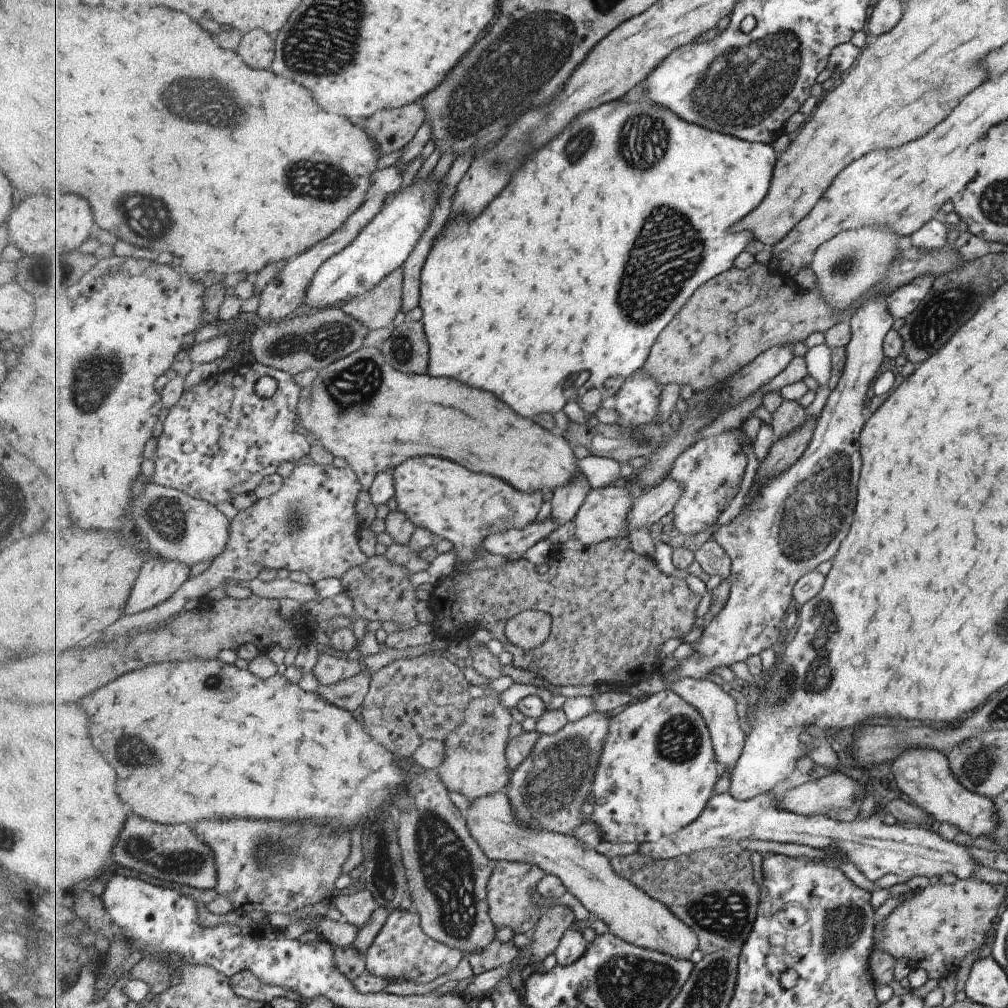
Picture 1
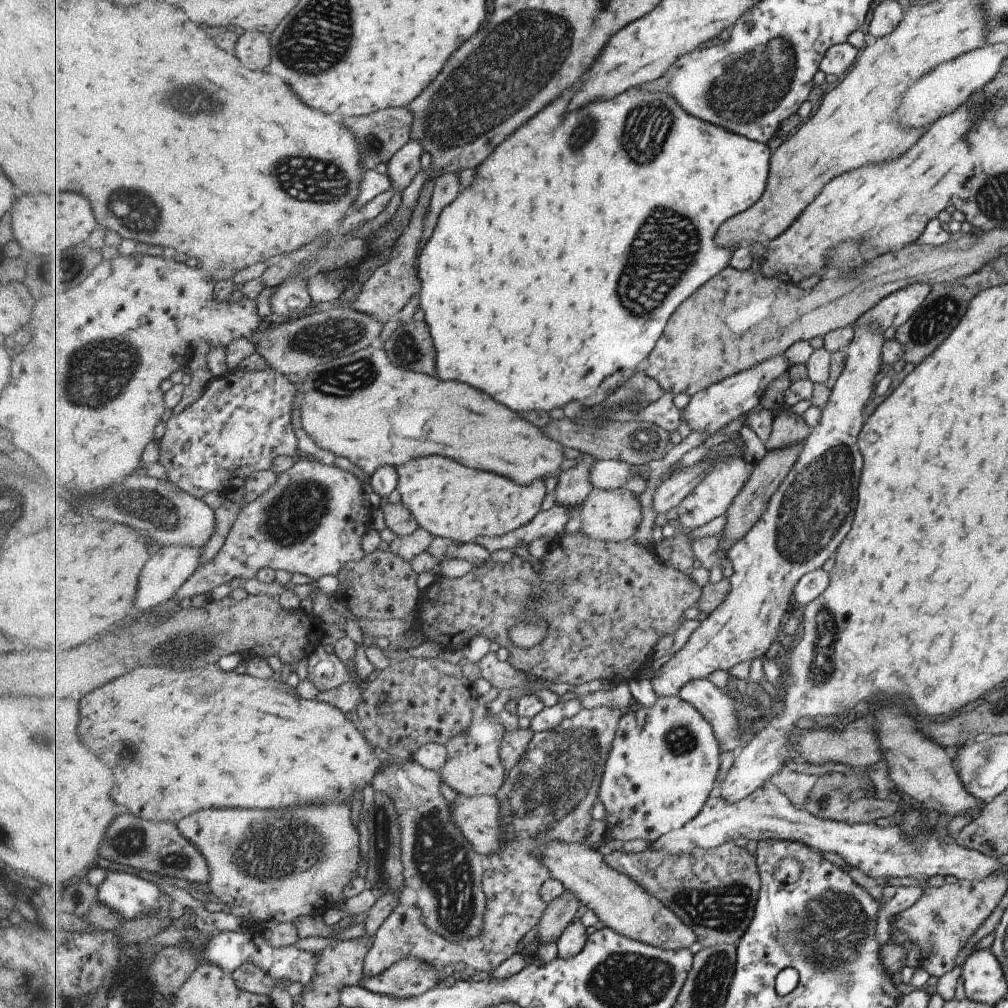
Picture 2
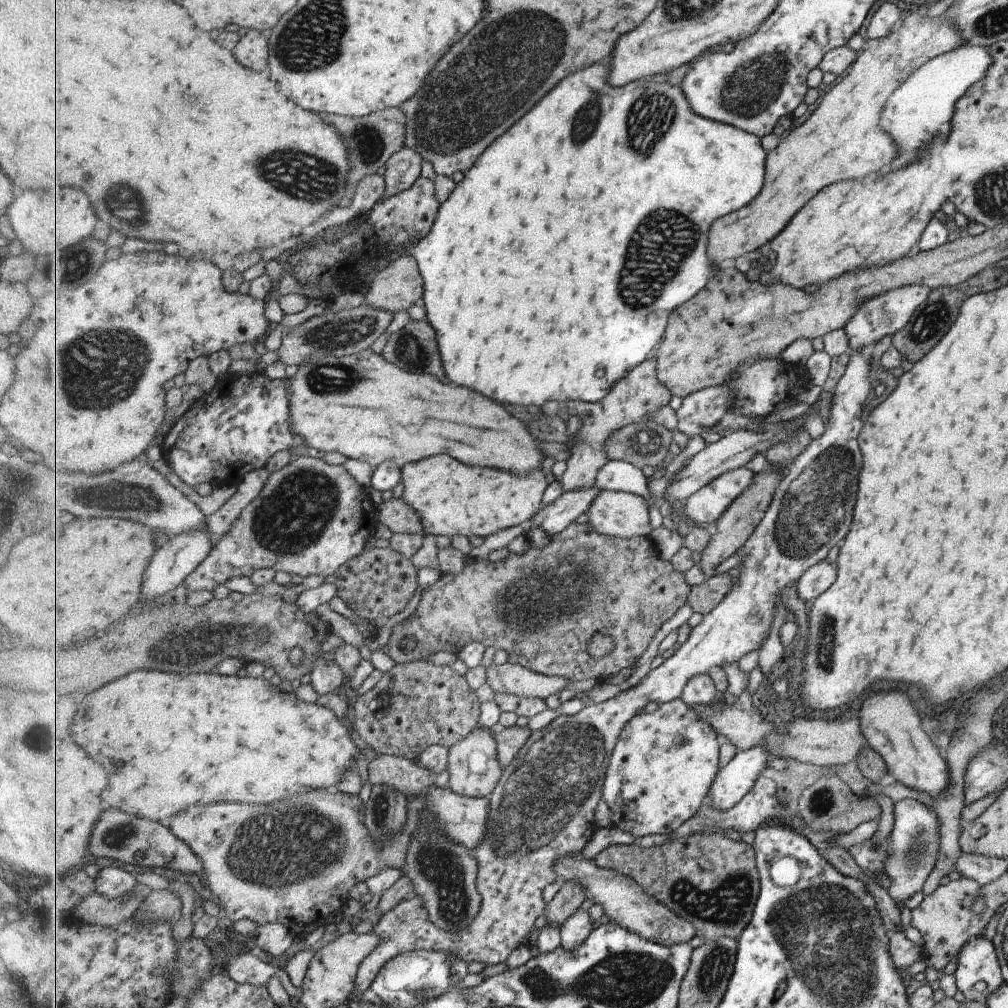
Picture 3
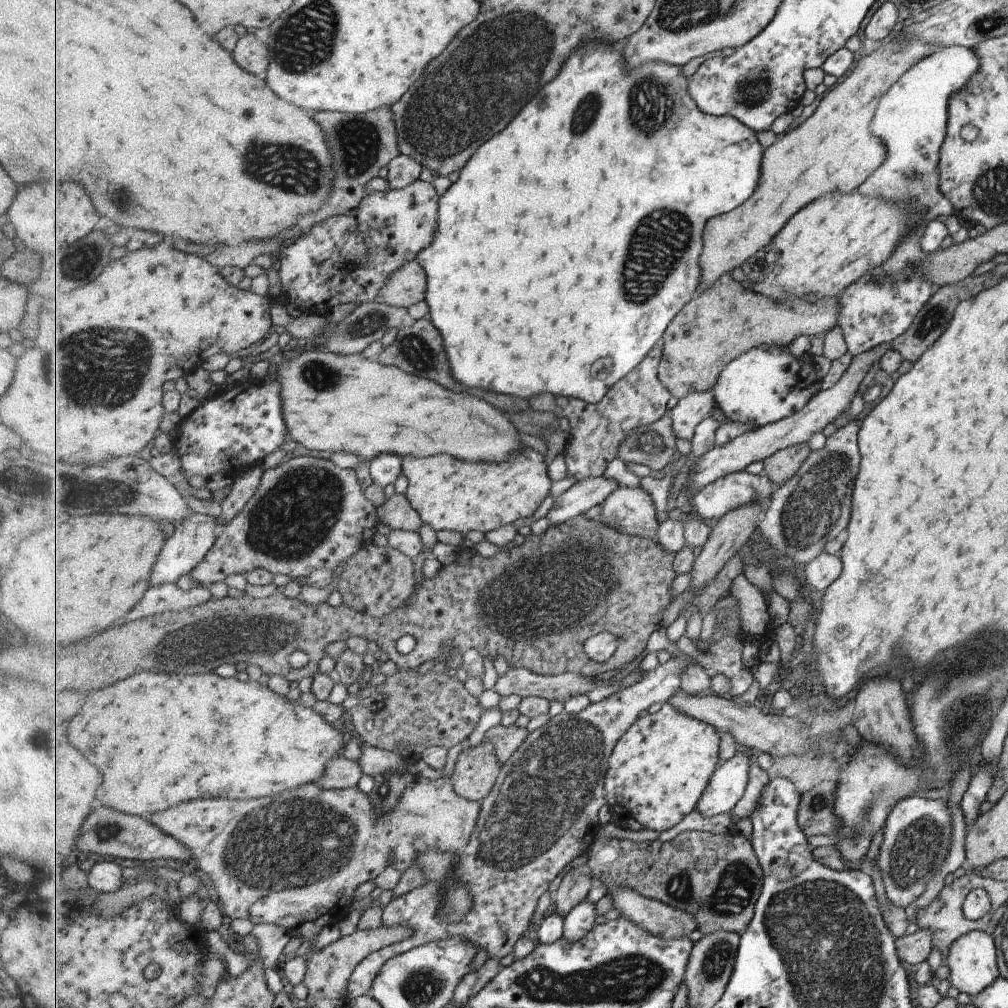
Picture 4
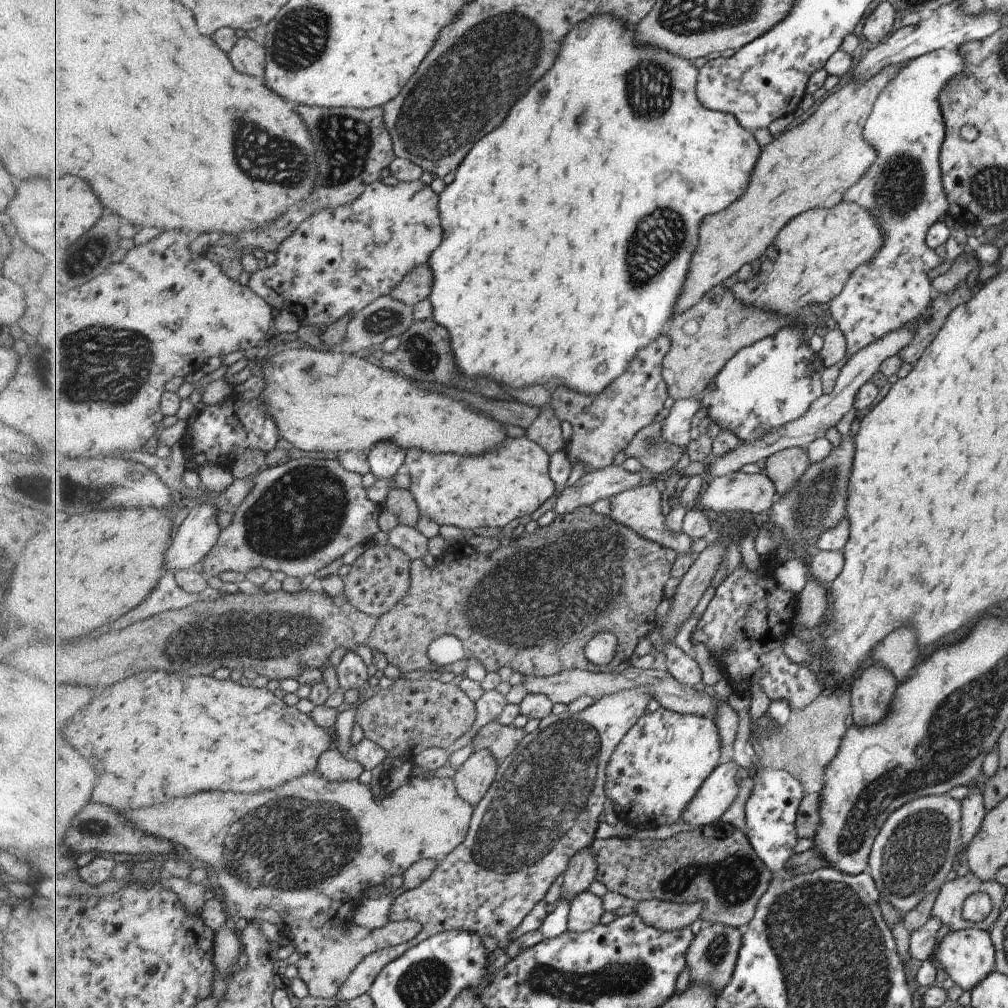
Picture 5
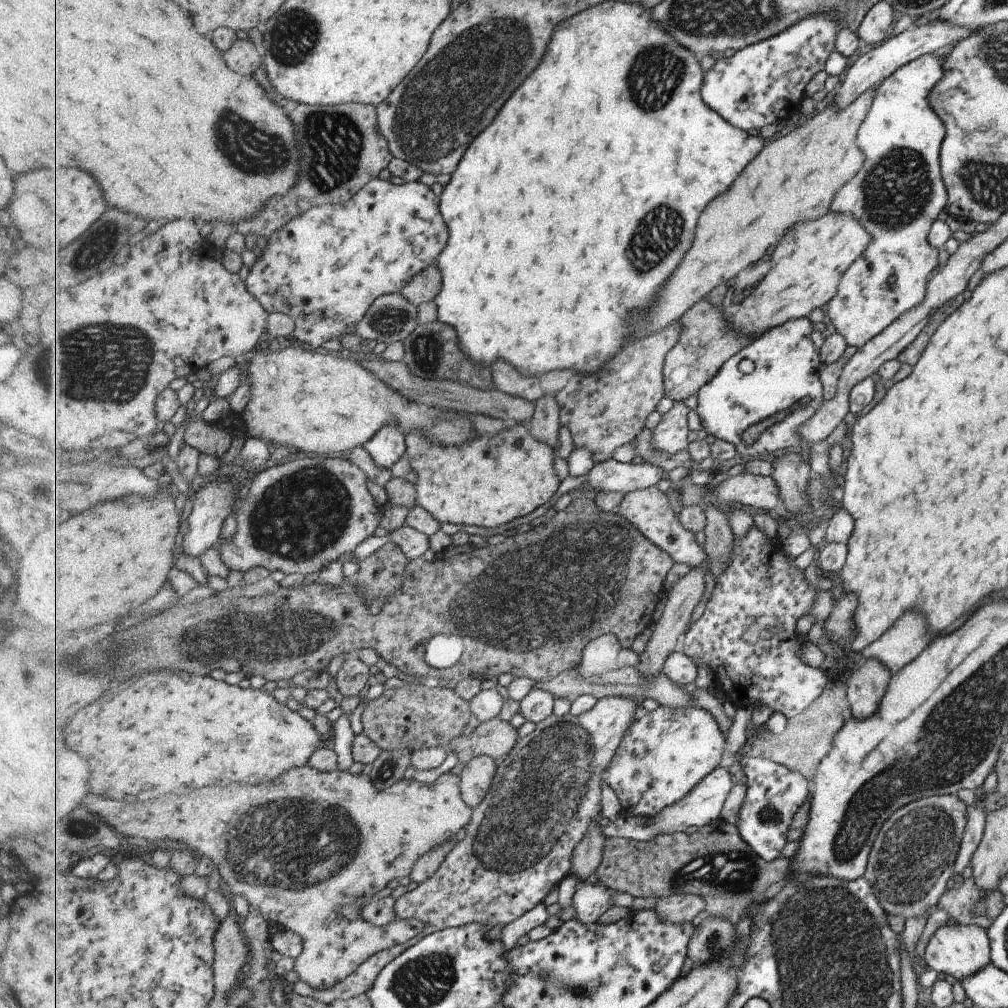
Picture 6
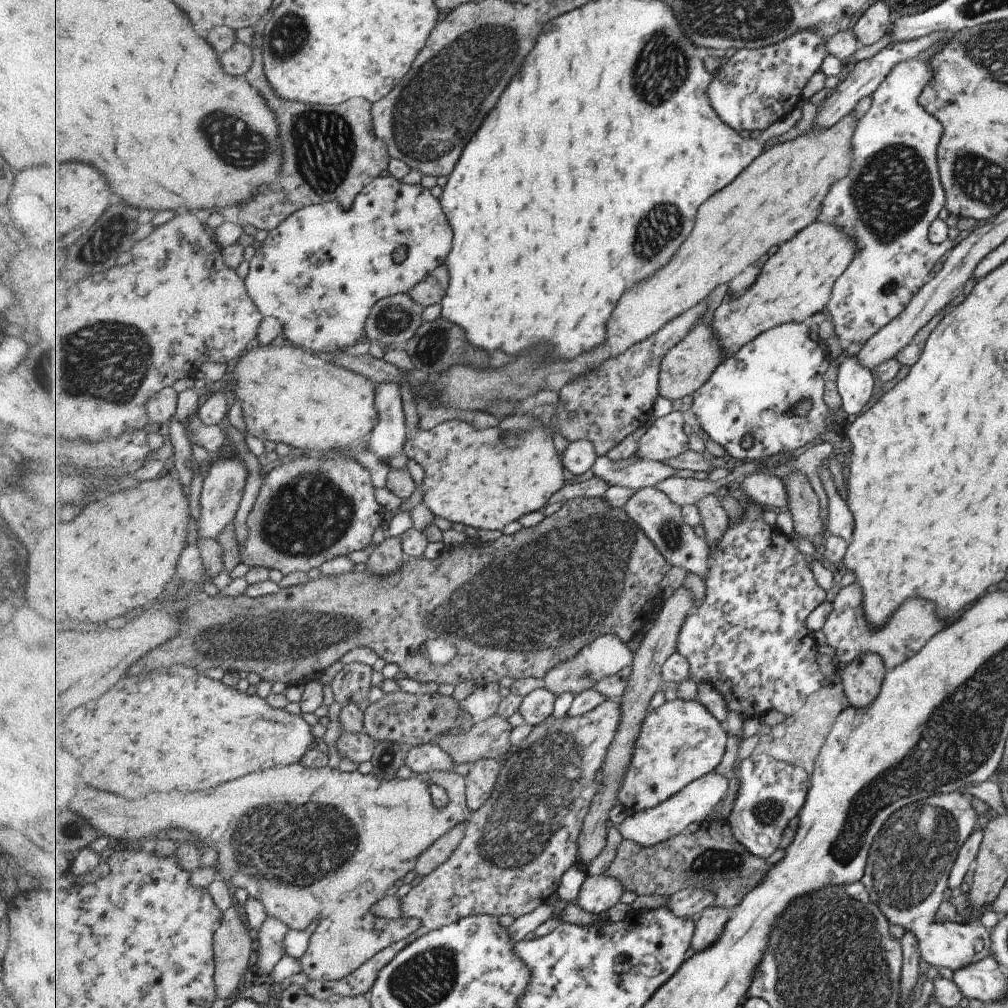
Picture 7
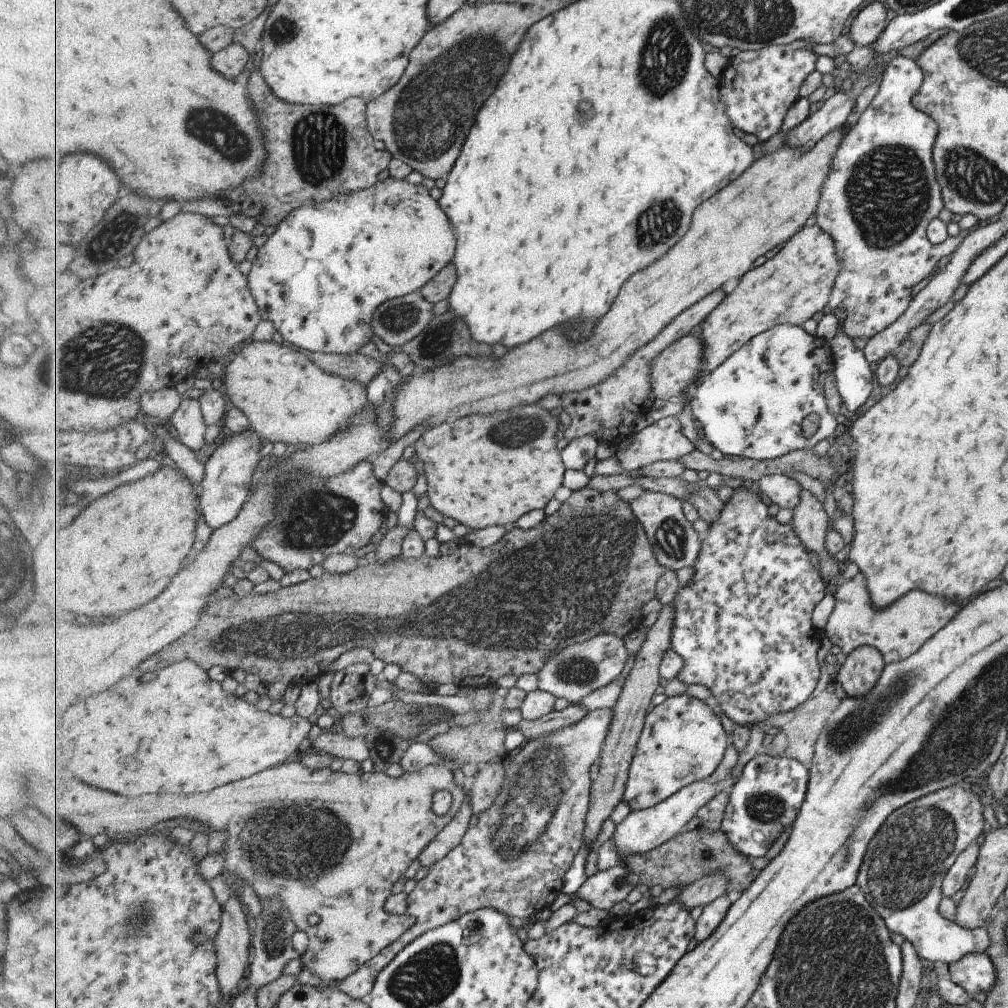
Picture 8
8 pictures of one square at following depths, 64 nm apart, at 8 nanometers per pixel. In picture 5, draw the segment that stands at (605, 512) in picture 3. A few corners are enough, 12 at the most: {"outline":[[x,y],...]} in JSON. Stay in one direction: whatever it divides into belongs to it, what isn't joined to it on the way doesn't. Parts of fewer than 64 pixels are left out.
{"outline":[[662,487],[632,488],[611,499],[609,518],[673,549],[693,552],[685,531],[667,526]]}

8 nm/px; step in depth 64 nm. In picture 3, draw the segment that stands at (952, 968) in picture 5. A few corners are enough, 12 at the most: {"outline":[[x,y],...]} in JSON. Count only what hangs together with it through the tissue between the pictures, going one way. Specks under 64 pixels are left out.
{"outline":[[976,935],[957,951],[956,990],[981,1002],[1000,984],[992,941]]}

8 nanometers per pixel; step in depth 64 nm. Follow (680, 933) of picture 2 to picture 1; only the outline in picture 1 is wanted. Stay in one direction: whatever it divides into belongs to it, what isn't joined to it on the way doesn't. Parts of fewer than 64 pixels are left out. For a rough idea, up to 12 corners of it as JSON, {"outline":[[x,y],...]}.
{"outline":[[505,791],[463,812],[491,862],[557,876],[609,931],[684,959],[699,935],[576,837],[523,825]]}

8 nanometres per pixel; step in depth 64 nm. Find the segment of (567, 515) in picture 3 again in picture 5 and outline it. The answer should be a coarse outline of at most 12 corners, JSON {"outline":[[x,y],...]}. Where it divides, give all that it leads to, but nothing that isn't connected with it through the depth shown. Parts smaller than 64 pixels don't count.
{"outline":[[615,464],[589,471],[561,491],[555,512],[566,516],[626,490],[654,484]]}

